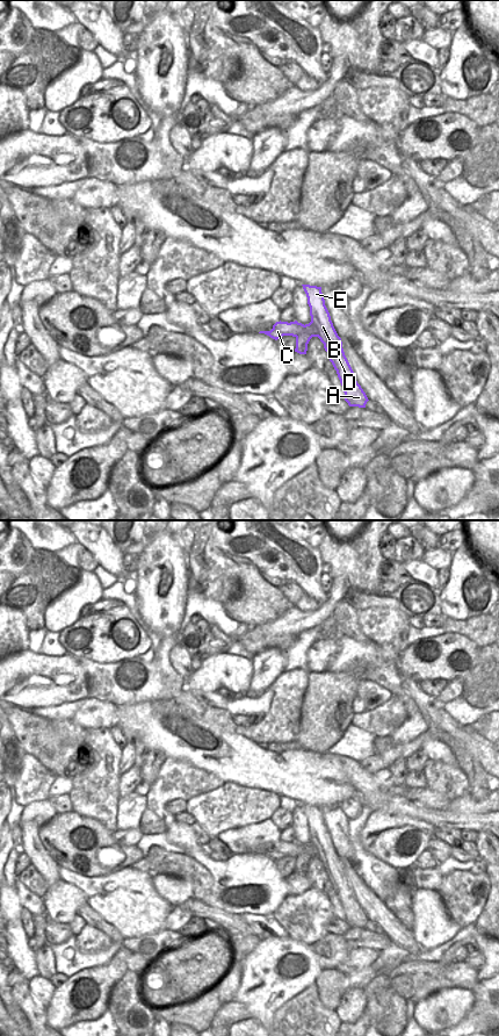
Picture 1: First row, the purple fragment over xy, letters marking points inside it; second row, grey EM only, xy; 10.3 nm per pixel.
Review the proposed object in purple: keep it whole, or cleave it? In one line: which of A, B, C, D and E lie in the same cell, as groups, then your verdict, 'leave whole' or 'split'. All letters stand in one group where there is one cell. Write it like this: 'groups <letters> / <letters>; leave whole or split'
groups A B D E / C; split

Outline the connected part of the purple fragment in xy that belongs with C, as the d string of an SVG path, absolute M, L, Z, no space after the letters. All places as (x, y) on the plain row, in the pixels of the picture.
M280 841L273 846L273 849L270 851L260 851L259 854L265 854L270 858L277 861L283 856L298 857L304 850L305 846L298 843L297 841L290 843Z

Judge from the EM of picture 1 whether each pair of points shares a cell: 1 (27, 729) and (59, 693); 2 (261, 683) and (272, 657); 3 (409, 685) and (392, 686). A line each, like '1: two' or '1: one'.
1: two
2: one
3: two

